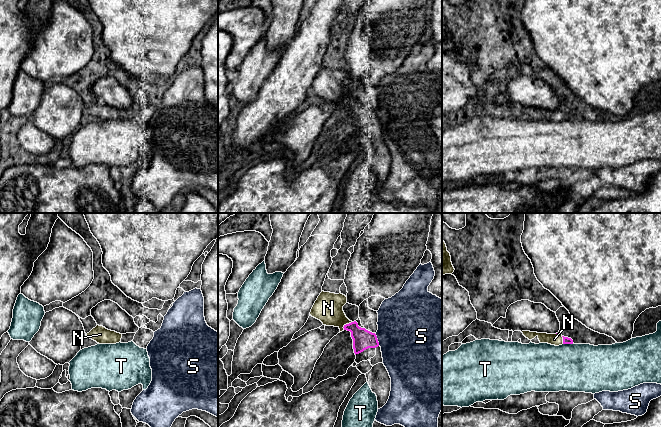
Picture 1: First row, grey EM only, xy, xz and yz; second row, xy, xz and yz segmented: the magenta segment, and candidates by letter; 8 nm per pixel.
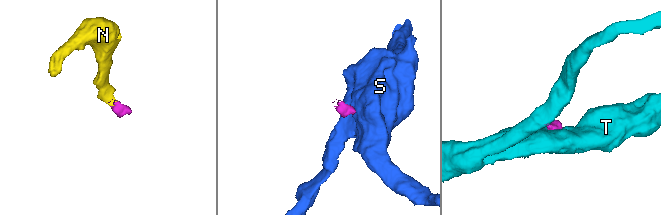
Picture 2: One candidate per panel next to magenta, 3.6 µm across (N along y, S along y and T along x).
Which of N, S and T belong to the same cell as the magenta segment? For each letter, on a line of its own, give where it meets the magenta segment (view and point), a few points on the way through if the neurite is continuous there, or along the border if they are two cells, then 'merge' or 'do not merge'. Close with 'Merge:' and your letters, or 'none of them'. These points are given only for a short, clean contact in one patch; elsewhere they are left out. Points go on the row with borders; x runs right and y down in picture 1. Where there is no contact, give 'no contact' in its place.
N: xz (346, 324) | across xz (363, 339), (346, 324), (328, 308) | merge
S: xz (377, 340) | do not merge
T: yz (568, 343) | along yz (573, 343), (563, 344) | do not merge
Merge: N

